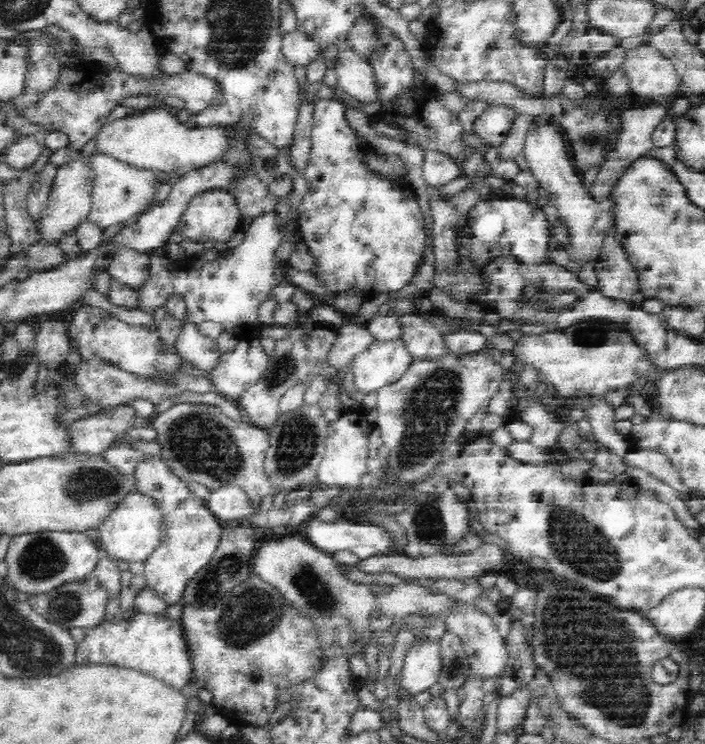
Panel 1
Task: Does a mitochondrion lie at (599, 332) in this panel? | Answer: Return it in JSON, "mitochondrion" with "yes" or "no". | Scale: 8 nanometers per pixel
{"mitochondrion":"yes"}

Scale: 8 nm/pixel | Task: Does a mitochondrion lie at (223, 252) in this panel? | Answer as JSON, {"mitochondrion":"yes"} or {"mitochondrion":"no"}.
{"mitochondrion":"no"}

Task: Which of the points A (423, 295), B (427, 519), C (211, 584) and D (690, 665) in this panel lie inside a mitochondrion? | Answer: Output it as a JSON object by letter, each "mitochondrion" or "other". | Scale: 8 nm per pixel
{"A":"other","B":"mitochondrion","C":"mitochondrion","D":"other"}

